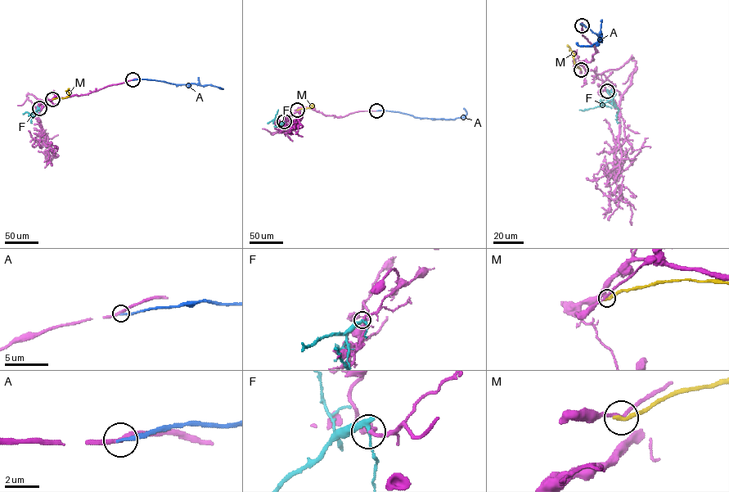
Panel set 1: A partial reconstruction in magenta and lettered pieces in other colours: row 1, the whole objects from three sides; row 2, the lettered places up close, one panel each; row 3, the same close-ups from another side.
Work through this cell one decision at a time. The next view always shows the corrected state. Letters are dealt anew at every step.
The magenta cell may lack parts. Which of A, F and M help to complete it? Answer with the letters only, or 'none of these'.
none of these

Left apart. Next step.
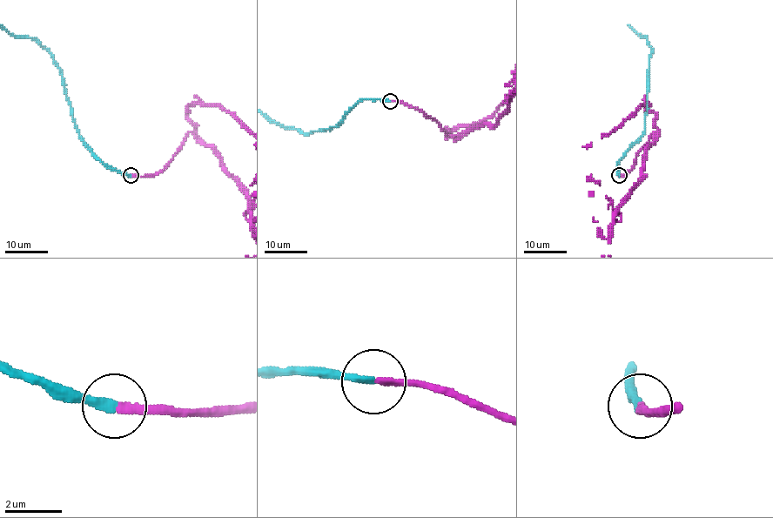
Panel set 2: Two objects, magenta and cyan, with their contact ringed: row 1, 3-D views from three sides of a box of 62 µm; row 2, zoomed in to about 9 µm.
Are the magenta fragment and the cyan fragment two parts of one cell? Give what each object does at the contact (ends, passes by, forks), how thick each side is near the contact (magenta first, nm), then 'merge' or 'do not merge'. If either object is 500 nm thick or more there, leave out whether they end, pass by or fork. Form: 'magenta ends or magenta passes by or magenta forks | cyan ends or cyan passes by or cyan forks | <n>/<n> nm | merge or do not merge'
magenta ends | cyan ends | 220/280 nm | merge

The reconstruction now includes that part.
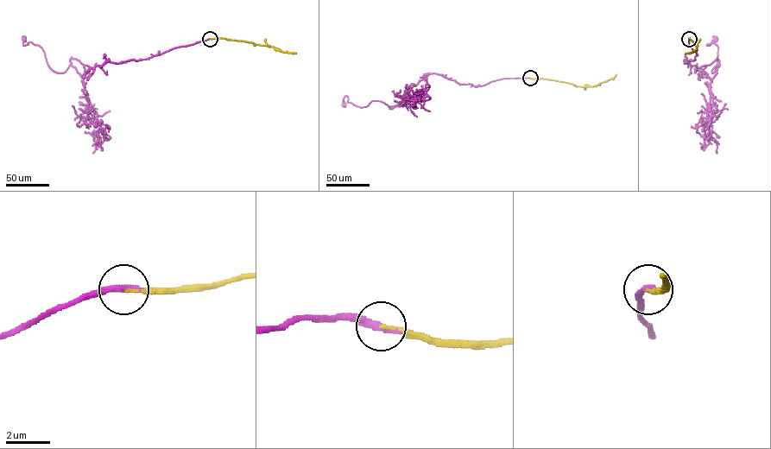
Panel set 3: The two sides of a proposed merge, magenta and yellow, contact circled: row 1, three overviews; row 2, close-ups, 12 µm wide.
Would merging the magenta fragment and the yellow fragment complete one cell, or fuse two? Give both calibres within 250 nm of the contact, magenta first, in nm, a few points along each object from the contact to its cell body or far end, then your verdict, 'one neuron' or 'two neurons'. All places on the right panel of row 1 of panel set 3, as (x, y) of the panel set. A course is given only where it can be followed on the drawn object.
calibres 360 and 120 nm; course magenta (689, 39), (697, 54), (685, 63), (699, 67), (717, 58), (712, 72), (718, 47), (706, 45), (717, 38); course yellow (689, 39), (698, 47), (692, 52), (685, 53); one neuron

